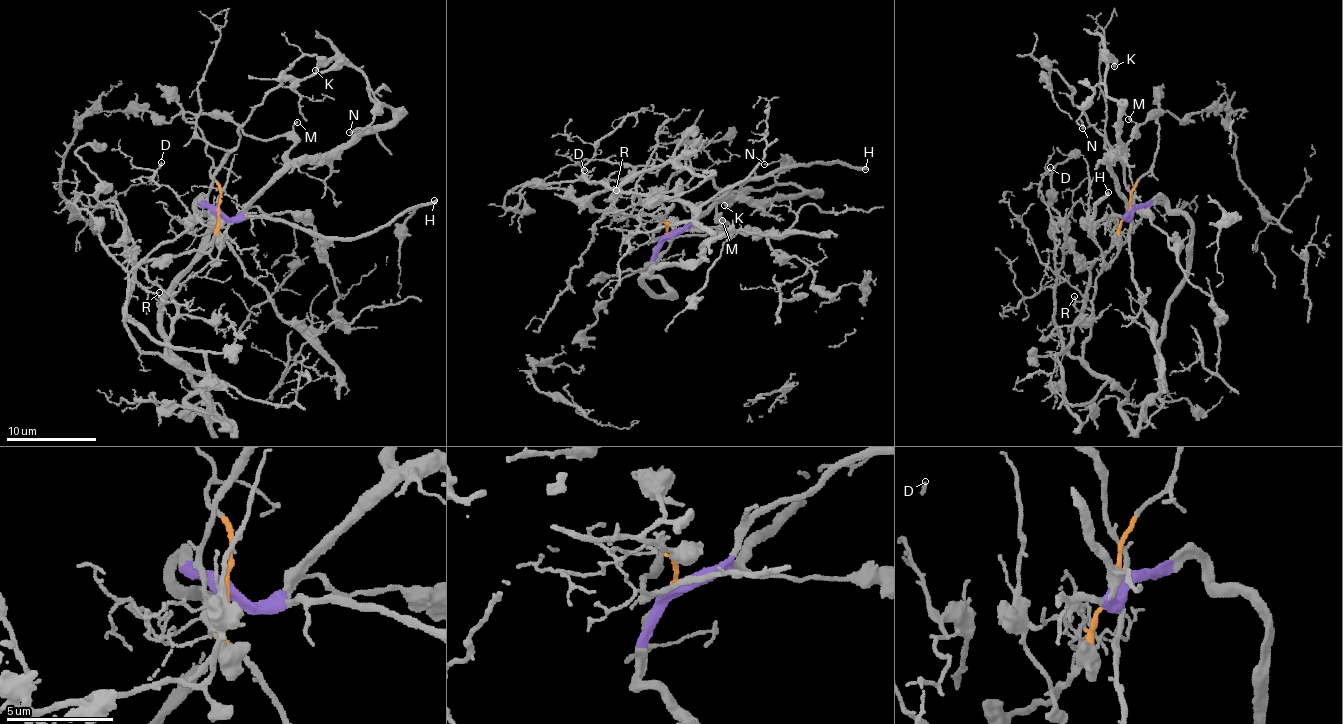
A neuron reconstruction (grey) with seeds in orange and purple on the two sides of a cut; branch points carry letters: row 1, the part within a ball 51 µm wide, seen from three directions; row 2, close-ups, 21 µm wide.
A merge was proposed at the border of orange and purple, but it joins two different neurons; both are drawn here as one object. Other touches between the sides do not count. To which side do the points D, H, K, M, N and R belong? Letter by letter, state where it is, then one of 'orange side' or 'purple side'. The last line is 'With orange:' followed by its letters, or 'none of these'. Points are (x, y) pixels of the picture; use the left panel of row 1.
D: at (161, 162); orange side
H: at (434, 200); purple side
K: at (315, 70); purple side
M: at (297, 122); purple side
N: at (349, 132); purple side
R: at (159, 292); orange side
With orange: D, R

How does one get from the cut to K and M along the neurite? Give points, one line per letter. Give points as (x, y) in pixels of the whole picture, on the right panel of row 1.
K: (1129, 211), (1129, 217), (1129, 206), (1107, 163), (1117, 153), (1122, 122), (1106, 91), (1107, 56), (1114, 66)
M: (1129, 211), (1111, 168), (1131, 139), (1135, 123), (1129, 118)

